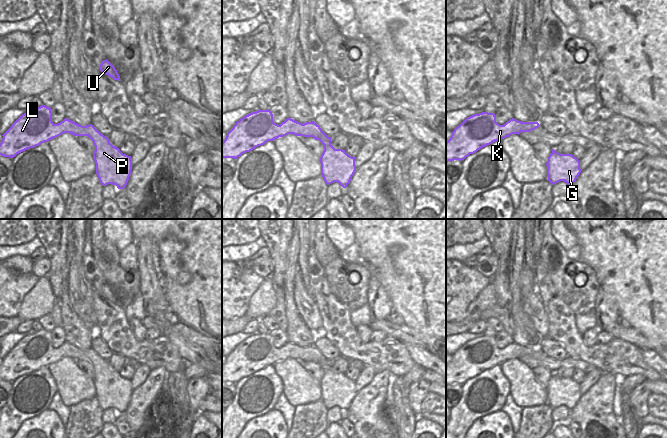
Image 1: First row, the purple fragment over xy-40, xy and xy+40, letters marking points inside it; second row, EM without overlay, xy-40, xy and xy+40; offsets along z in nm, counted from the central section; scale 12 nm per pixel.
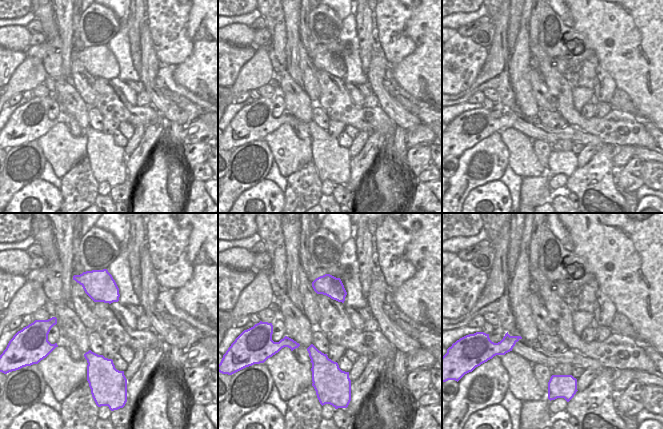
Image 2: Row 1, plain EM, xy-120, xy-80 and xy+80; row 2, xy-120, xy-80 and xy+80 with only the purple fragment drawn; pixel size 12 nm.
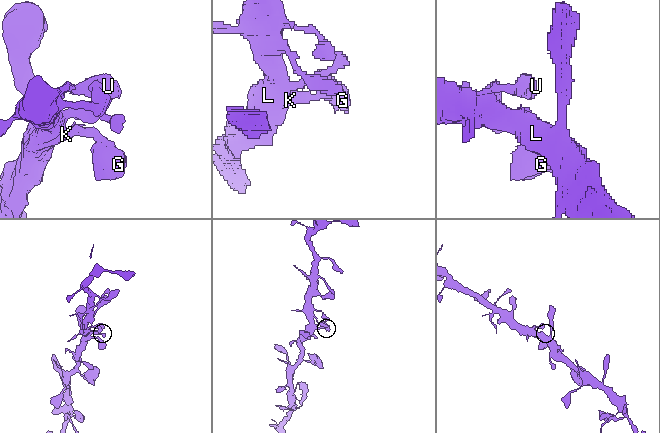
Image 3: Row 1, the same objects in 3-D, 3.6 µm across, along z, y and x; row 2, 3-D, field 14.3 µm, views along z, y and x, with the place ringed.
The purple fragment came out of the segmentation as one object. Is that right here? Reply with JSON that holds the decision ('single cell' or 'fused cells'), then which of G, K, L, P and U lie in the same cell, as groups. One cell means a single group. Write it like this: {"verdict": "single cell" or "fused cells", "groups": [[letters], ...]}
{"verdict": "single cell", "groups": [["G", "K", "L", "P", "U"]]}

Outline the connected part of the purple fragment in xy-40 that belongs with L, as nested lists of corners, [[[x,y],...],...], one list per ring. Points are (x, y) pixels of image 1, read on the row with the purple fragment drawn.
[[[45,105],[22,114],[11,125],[2,135],[0,155],[13,158],[64,133],[88,136],[93,141],[96,174],[103,186],[112,184],[118,189],[126,187],[132,170],[131,156],[123,154],[119,148],[113,146],[108,137],[101,134],[92,124],[82,126],[67,118],[54,124],[51,108]]]

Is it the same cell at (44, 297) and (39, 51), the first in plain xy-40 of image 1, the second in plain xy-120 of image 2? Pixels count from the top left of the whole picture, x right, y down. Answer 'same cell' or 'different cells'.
different cells

